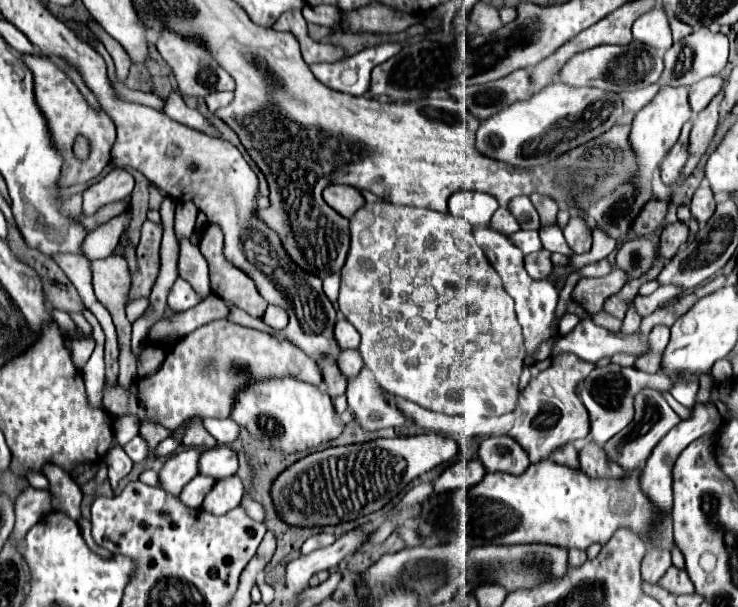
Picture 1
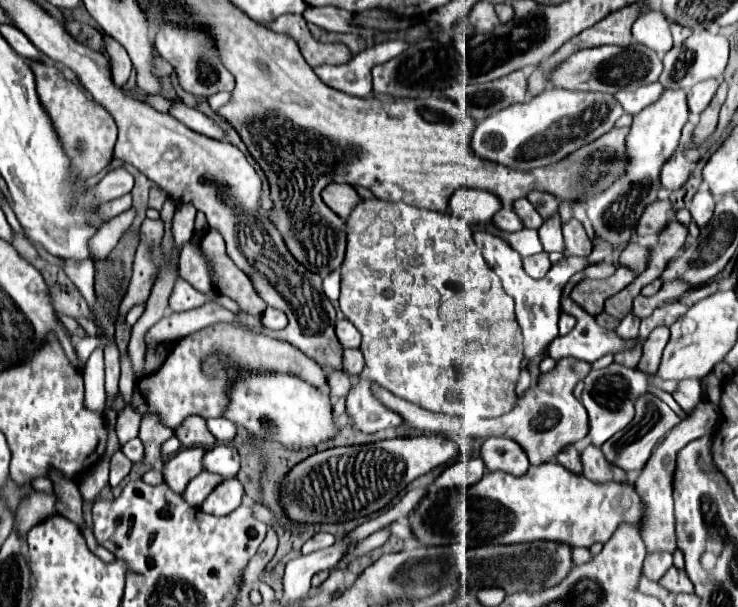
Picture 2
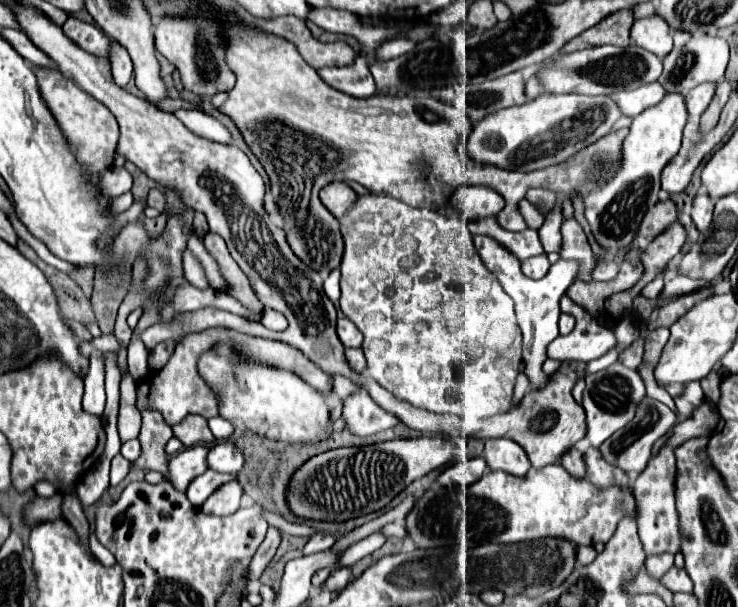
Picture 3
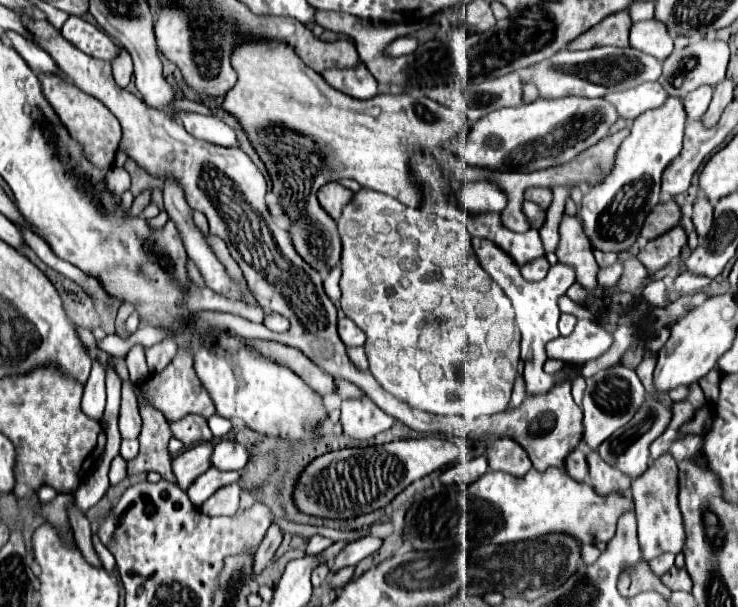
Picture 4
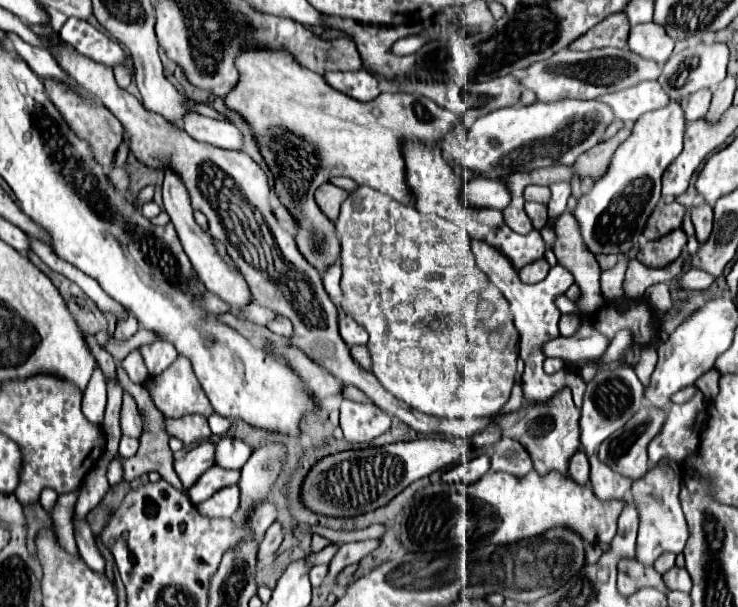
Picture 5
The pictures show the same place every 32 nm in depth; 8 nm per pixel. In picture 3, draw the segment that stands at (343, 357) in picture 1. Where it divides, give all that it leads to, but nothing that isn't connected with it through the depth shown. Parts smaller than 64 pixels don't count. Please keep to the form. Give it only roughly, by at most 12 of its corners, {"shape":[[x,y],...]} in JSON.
{"shape":[[360,348],[346,350],[346,362],[354,372],[366,368]]}

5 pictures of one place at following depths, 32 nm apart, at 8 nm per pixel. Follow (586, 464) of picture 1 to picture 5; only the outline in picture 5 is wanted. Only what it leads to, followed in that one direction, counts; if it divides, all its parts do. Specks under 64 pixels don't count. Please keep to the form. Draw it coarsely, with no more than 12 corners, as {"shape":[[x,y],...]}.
{"shape":[[596,454],[590,460],[590,486],[600,500],[620,500],[630,478],[608,468]]}

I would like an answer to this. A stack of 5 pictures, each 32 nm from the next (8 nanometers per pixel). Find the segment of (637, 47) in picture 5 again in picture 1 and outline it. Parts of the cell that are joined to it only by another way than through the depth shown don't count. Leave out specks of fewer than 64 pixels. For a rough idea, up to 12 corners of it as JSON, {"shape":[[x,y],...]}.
{"shape":[[652,8],[632,26],[638,42],[660,50],[672,46],[668,16]]}

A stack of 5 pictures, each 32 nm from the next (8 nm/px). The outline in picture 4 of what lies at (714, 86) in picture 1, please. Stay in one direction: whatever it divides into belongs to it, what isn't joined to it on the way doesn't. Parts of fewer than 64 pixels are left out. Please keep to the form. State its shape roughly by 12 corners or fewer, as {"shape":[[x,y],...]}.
{"shape":[[700,86],[684,98],[688,118],[702,118],[712,86]]}

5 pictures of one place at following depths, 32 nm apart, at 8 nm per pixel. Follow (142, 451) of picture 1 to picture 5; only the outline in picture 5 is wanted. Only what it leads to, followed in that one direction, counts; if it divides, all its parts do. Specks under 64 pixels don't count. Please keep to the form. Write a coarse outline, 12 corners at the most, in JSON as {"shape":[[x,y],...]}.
{"shape":[[136,438],[120,440],[120,456],[130,458],[138,452]]}

